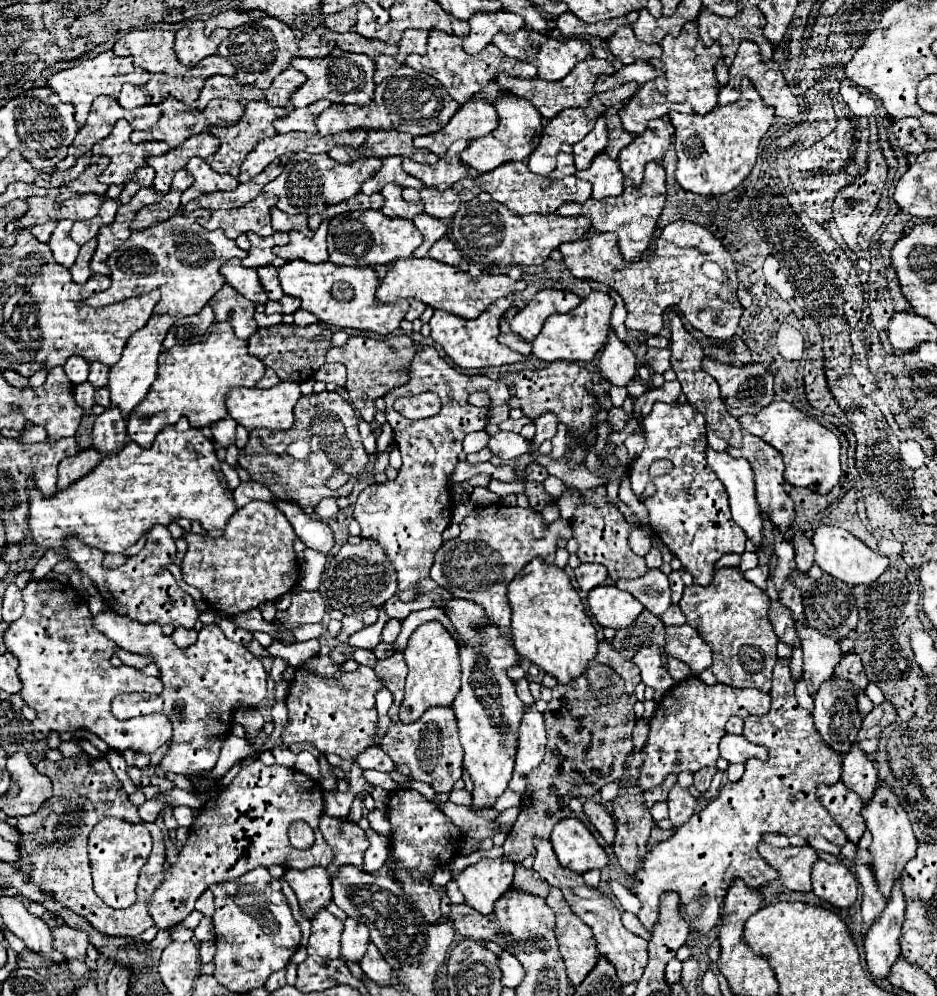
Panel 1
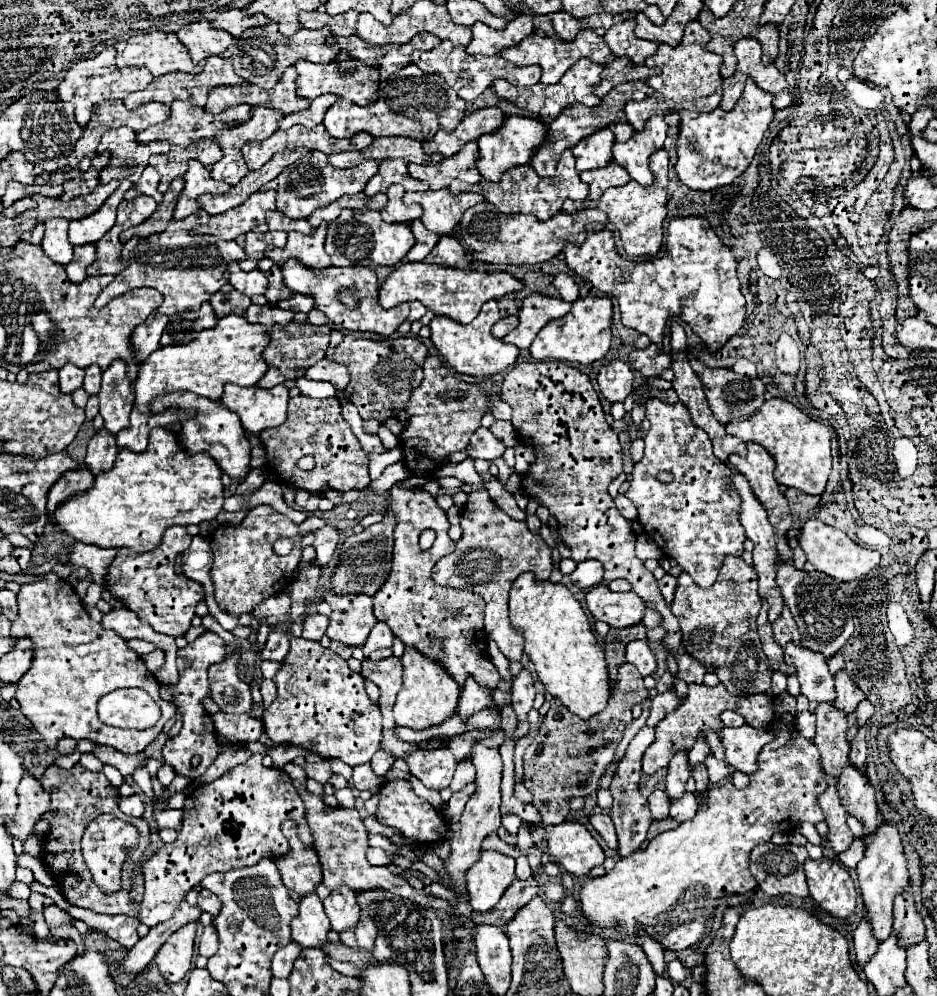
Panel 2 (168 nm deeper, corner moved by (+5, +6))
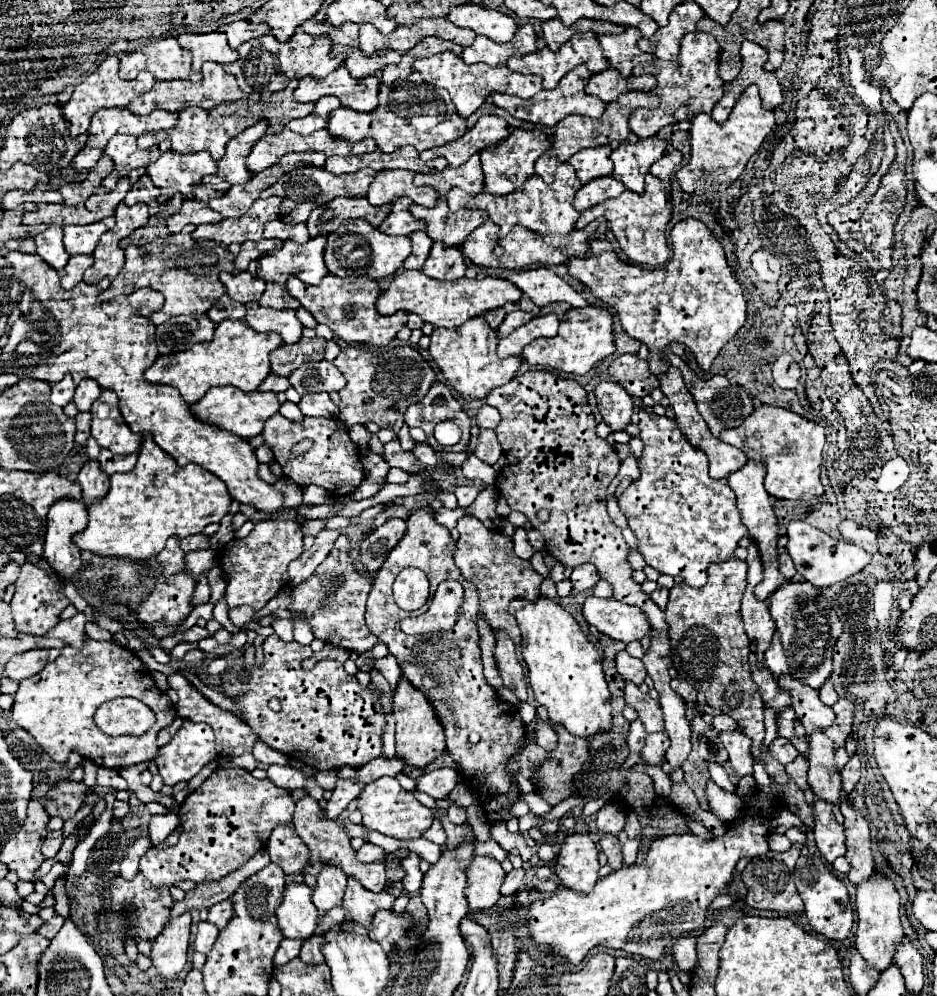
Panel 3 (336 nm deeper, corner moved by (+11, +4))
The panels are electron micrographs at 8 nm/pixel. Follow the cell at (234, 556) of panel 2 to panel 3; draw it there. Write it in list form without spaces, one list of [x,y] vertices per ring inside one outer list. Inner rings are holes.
[[[260,520],[246,538],[232,538],[218,550],[220,568],[226,578],[224,600],[228,608],[242,604],[262,610],[264,604],[288,582],[288,562],[302,554],[302,532],[294,520]]]

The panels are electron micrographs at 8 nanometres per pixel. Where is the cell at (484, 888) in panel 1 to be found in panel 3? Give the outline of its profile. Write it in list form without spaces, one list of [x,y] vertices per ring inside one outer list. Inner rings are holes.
[[[476,856],[466,872],[466,898],[470,910],[490,910],[496,906],[500,894],[500,886],[504,882],[506,872],[500,862],[490,856]]]

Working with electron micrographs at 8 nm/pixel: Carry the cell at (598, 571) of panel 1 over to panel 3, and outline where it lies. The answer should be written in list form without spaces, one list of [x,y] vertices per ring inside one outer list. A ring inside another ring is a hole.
[[[580,564],[580,566],[574,568],[570,580],[572,580],[574,590],[592,590],[596,586],[596,582],[600,580],[600,576],[598,576],[596,566],[592,566],[592,564]]]

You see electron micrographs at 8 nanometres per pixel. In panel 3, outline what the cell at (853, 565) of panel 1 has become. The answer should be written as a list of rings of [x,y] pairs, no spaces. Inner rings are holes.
[[[792,520],[788,524],[786,536],[788,536],[786,550],[792,556],[792,560],[796,562],[796,570],[808,582],[812,582],[816,588],[826,588],[826,586],[844,582],[852,574],[860,572],[872,560],[872,556],[864,548],[848,544],[844,540],[836,540],[836,538],[828,536],[826,532],[810,526],[808,522],[802,522],[802,520]]]

